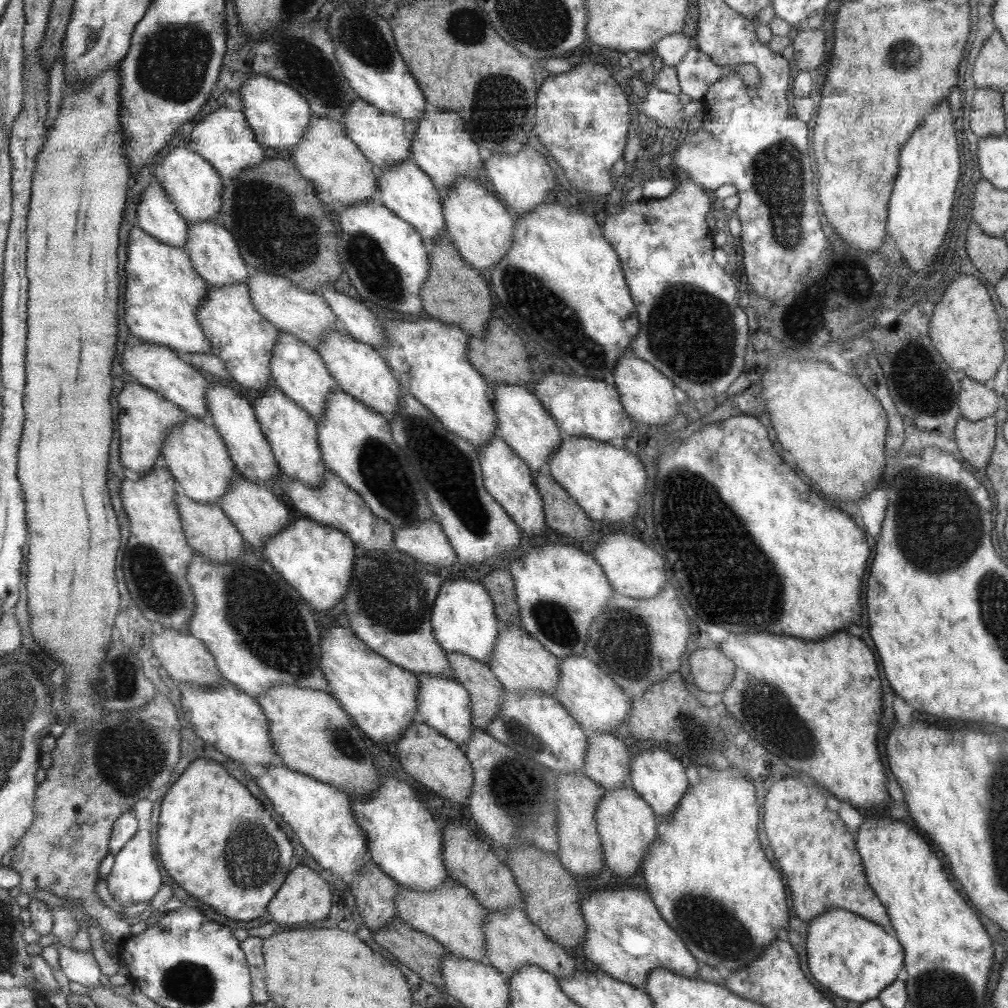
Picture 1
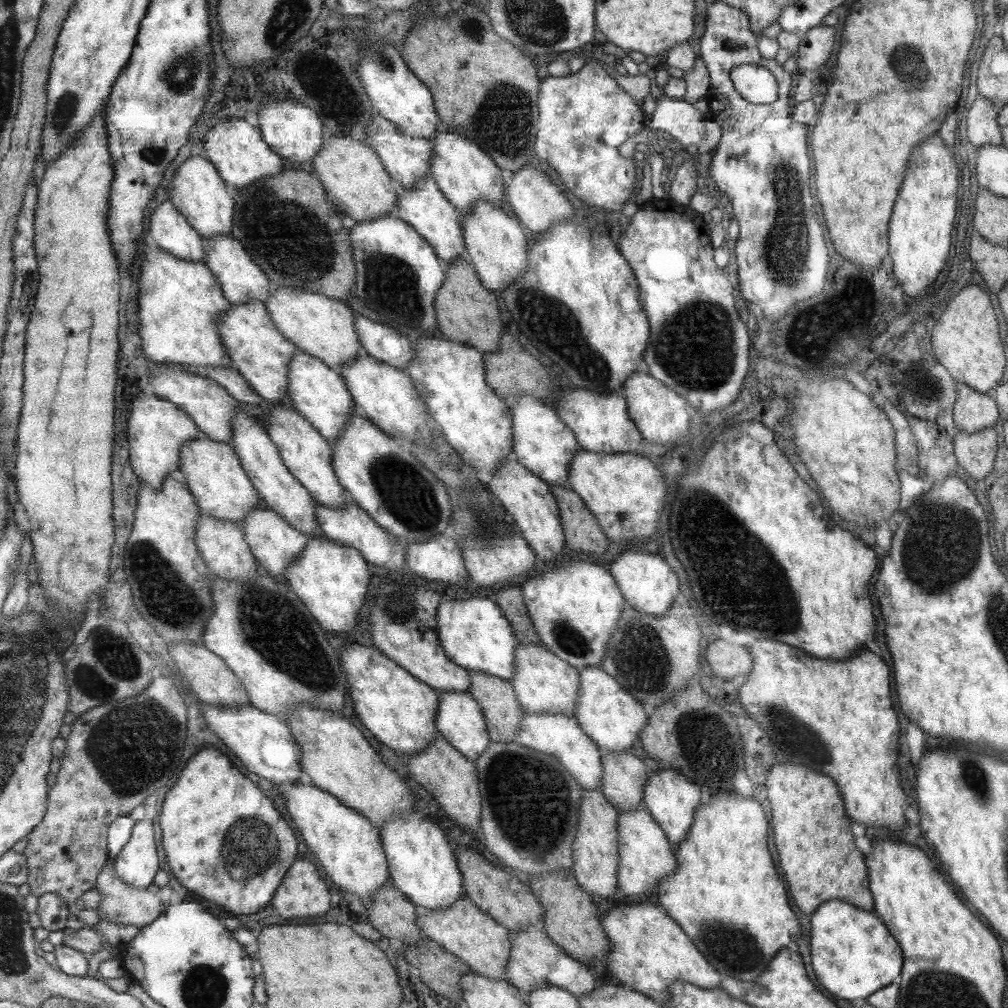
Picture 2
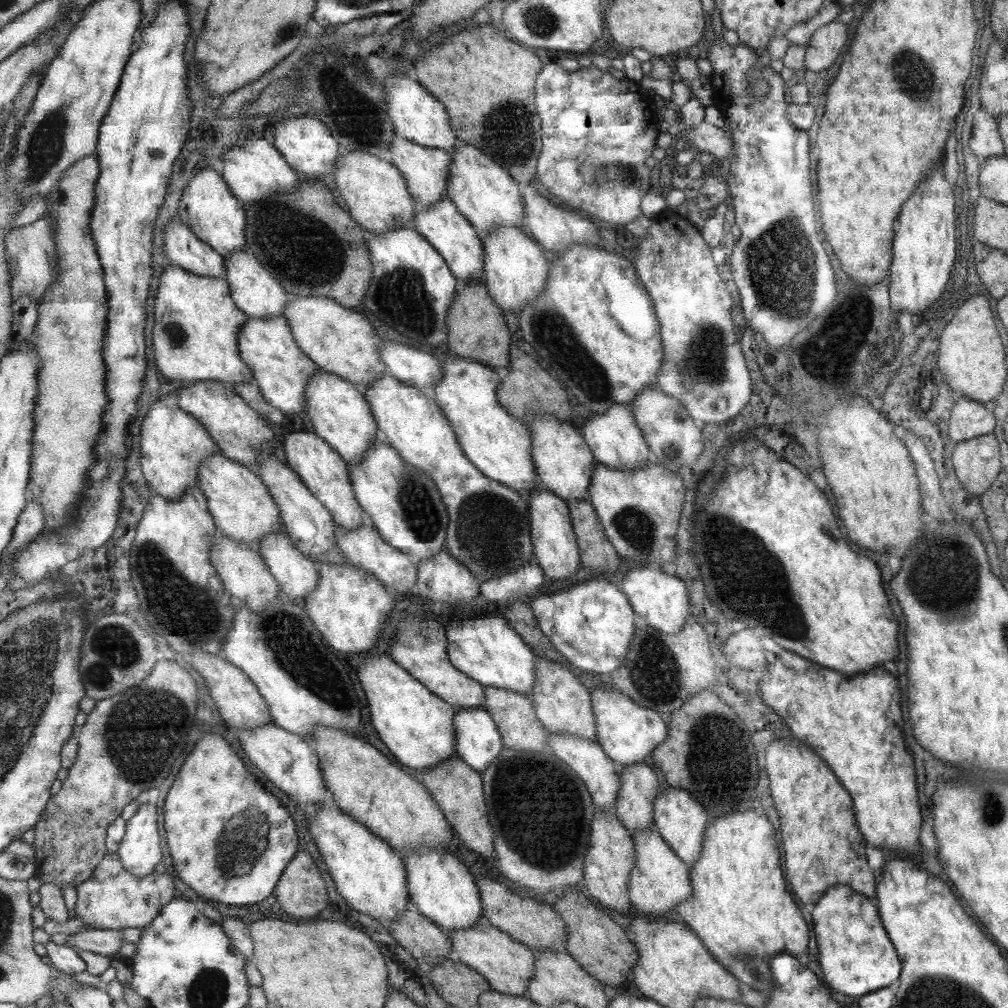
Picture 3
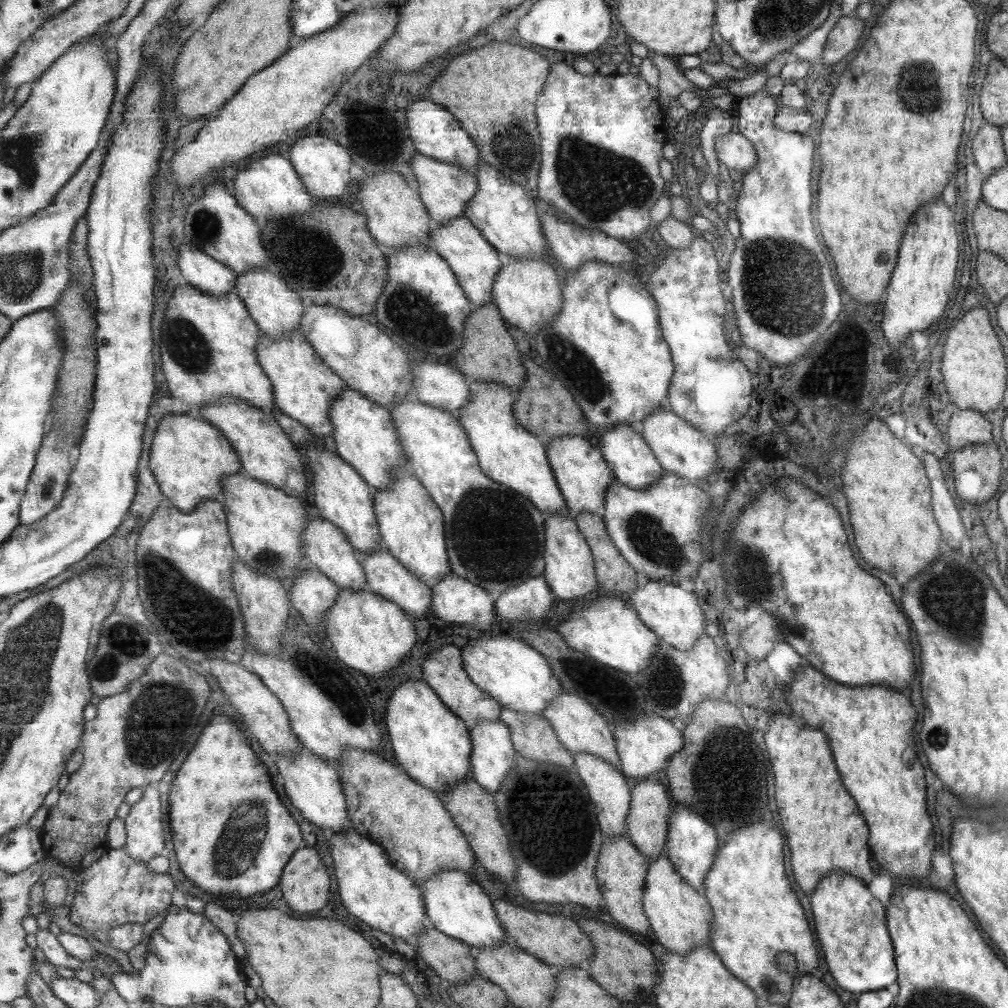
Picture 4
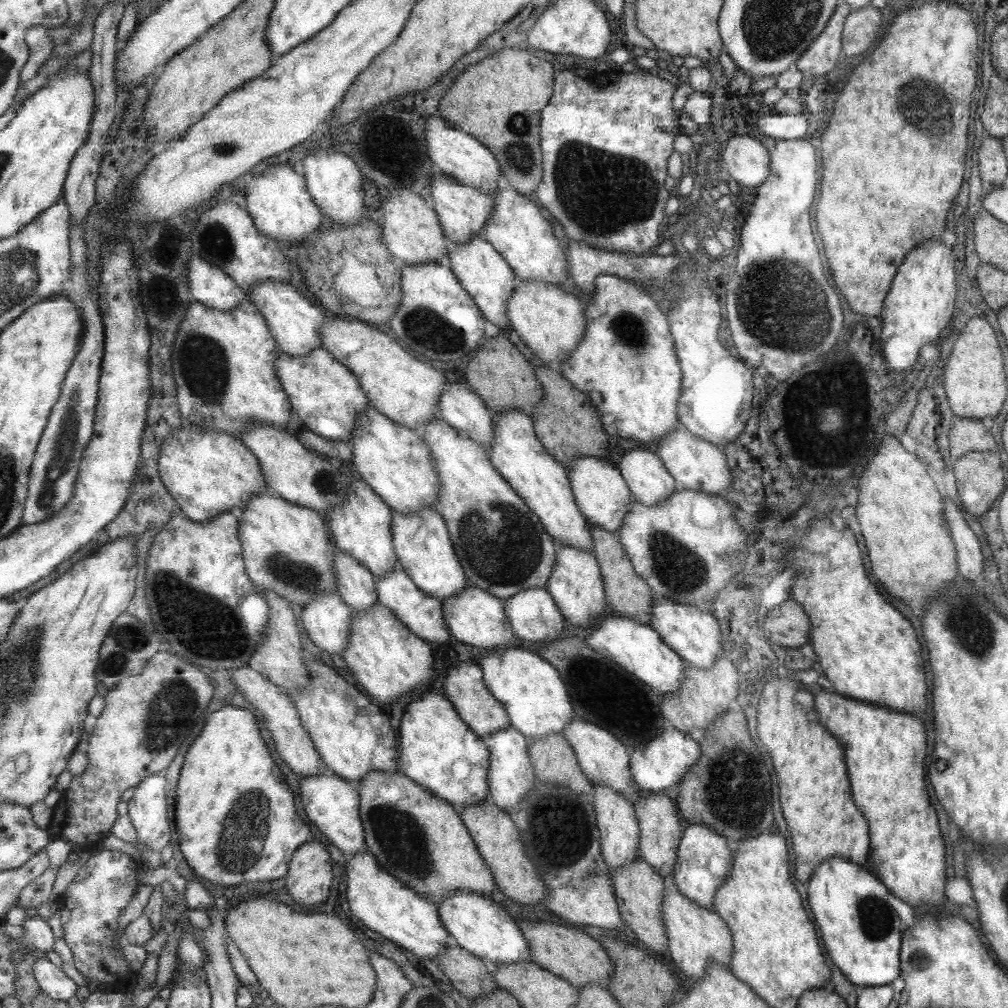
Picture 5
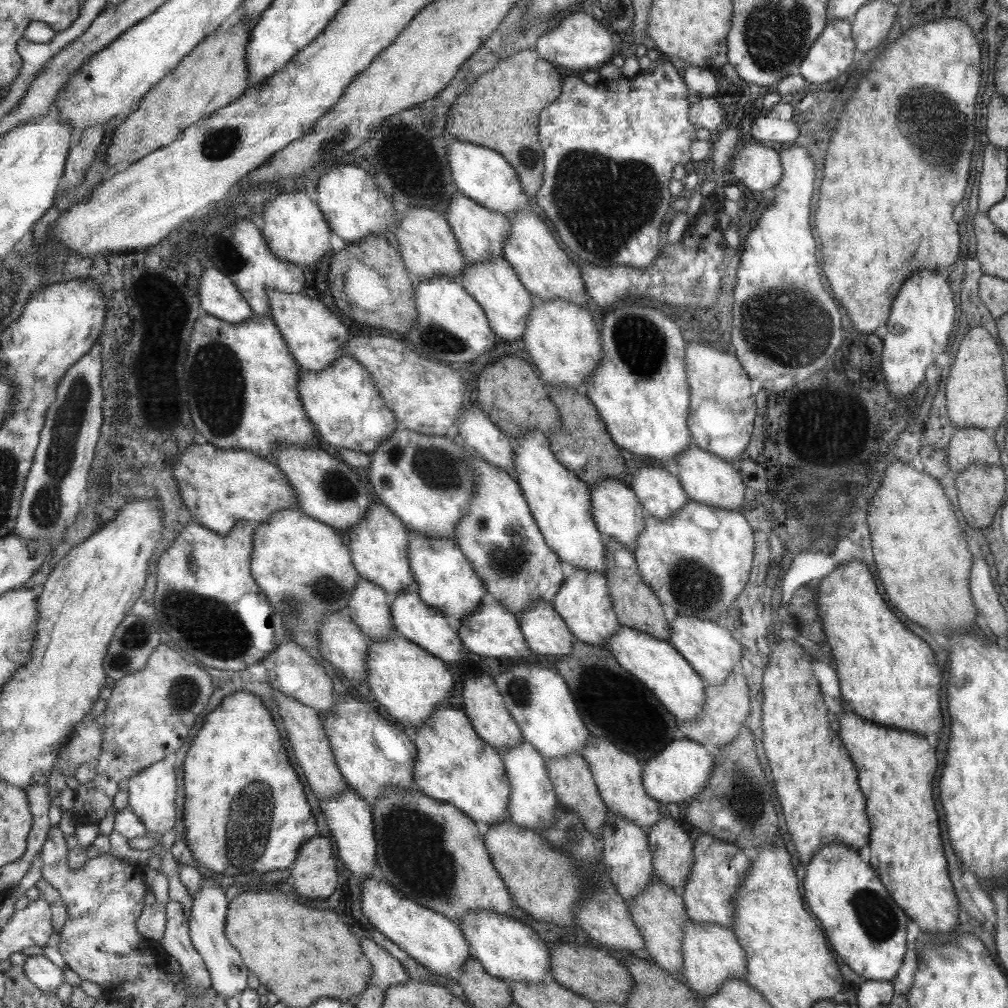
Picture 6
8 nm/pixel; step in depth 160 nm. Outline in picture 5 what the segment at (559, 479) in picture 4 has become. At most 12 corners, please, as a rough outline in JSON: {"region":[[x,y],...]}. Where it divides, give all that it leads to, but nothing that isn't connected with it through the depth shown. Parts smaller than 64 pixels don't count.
{"region":[[588,455],[567,463],[588,524],[619,531],[632,493],[620,471]]}

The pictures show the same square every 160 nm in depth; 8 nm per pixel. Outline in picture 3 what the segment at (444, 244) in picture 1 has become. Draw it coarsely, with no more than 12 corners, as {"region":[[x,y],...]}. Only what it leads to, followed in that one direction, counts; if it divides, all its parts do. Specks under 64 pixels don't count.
{"region":[[482,280],[460,285],[447,350],[502,372],[511,332]]}

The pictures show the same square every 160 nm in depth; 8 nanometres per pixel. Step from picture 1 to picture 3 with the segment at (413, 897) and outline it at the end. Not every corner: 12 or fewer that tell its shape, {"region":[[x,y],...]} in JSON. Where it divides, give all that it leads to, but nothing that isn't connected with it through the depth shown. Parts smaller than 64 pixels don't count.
{"region":[[483,919],[451,930],[456,959],[494,990],[525,996],[528,947]]}

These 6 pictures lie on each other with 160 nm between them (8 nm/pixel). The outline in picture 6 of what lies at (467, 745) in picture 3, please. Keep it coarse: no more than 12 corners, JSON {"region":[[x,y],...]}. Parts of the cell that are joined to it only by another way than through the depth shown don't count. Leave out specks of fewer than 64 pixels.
{"region":[[522,740],[501,752],[511,821],[549,828],[559,800],[540,753]]}

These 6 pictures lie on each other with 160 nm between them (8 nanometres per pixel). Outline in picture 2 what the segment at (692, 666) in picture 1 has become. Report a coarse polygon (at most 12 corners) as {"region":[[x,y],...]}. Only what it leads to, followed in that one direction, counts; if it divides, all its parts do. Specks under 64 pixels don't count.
{"region":[[713,642],[704,650],[712,673],[739,678],[753,661],[743,646]]}

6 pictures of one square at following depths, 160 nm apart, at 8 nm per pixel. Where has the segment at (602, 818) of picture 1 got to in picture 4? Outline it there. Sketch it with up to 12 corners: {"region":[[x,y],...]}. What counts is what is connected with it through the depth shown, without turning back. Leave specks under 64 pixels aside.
{"region":[[664,854],[651,858],[643,907],[656,947],[709,946],[712,907]]}

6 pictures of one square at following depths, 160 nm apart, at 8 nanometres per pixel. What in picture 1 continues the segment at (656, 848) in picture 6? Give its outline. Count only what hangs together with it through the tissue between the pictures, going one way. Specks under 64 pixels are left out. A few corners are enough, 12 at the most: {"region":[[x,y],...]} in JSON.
{"region":[[611,732],[587,738],[583,773],[607,790],[628,786],[629,752]]}

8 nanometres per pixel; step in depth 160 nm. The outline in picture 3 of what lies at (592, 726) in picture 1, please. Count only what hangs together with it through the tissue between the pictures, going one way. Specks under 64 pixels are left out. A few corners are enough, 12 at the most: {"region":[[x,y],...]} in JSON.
{"region":[[593,690],[596,740],[618,767],[668,737],[657,711]]}

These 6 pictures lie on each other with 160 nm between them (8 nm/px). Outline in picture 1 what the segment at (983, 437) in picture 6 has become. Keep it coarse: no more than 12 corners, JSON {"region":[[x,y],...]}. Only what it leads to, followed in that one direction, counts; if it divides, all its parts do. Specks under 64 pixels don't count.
{"region":[[961,377],[960,413],[977,422],[994,416],[993,389]]}

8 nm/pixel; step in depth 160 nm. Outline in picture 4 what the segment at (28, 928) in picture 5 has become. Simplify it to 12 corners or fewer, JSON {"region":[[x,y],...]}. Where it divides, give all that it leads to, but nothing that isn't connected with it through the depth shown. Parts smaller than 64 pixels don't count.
{"region":[[49,929],[35,933],[37,946],[55,966],[72,970],[92,969],[92,962],[79,962]]}

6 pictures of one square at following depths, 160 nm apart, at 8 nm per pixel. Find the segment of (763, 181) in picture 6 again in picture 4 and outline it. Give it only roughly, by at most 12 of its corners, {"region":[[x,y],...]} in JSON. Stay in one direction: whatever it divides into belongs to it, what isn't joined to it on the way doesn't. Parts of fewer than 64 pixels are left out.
{"region":[[734,130],[715,138],[721,165],[736,178],[756,163],[752,143]]}

